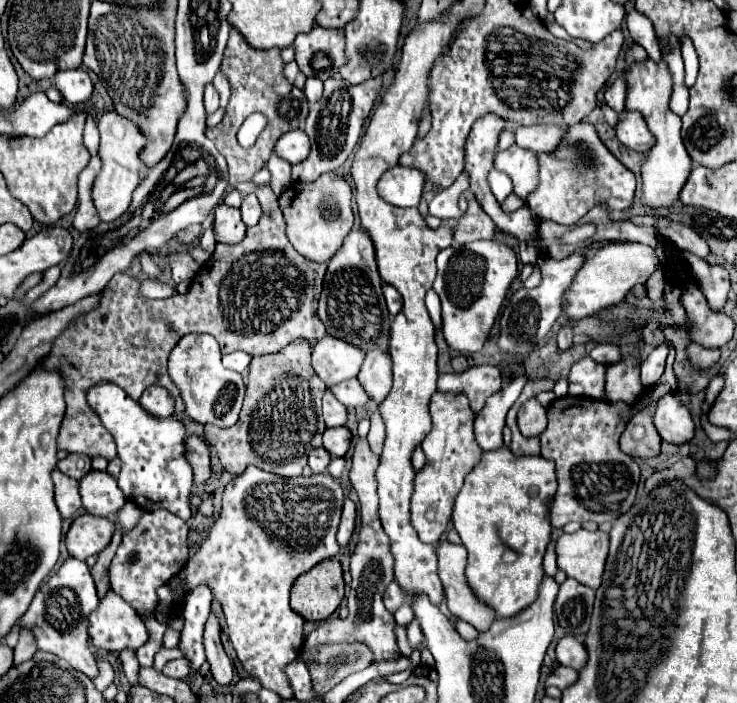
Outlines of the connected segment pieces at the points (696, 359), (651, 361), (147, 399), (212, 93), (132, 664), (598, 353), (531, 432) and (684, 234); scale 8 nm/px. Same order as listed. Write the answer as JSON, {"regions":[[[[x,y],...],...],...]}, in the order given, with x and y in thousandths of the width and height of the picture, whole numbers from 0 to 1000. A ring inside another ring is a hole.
{"regions":[[[[936,488],[934,491],[934,508],[936,508],[942,522],[958,525],[958,522],[966,522],[974,514],[977,496],[958,496],[958,494],[947,491],[947,488]]],[[[898,488],[896,494],[890,494],[890,496],[871,514],[871,539],[877,539],[874,545],[887,548],[887,545],[898,536],[906,499],[909,499],[906,488]]],[[[206,548],[201,550],[193,565],[190,565],[190,576],[204,585],[212,593],[231,593],[236,587],[236,568],[231,565],[231,559],[225,559],[223,550],[217,548]]],[[[282,118],[282,124],[277,127],[277,152],[281,162],[288,162],[296,155],[296,129],[288,118]]],[[[166,923],[160,929],[160,937],[166,943],[166,954],[174,963],[176,974],[190,974],[187,972],[187,949],[190,946],[187,946],[187,937],[185,937],[185,926],[182,923]]],[[[809,491],[801,499],[801,508],[809,511],[811,516],[817,516],[817,519],[828,519],[828,516],[836,516],[844,508],[844,502],[836,491]]],[[[716,568],[703,585],[703,607],[711,622],[730,622],[741,607],[741,582],[727,568]]],[[[893,312],[887,317],[887,323],[896,329],[896,334],[901,340],[906,340],[920,354],[936,357],[953,368],[958,368],[958,363],[963,360],[955,340],[950,340],[950,334],[944,334],[944,329],[939,329],[939,323],[928,323],[928,317],[920,317],[912,312]]]]}

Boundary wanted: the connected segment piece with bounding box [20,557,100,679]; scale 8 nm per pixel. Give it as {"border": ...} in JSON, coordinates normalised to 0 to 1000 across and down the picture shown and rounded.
{"border":[[[92,792],[84,807],[52,838],[43,861],[30,875],[27,889],[41,892],[49,903],[54,926],[68,926],[81,937],[90,937],[103,954],[128,966],[133,960],[130,937],[119,920],[119,875],[136,858],[128,835],[128,824],[114,798]]]}

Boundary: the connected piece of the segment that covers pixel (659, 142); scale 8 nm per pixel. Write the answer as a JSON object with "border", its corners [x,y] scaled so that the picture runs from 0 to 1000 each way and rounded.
{"border":[[[879,81],[874,90],[858,90],[855,98],[847,104],[847,115],[852,121],[847,155],[849,158],[868,158],[874,164],[879,183],[890,195],[890,206],[879,215],[877,232],[871,235],[871,289],[882,297],[906,294],[915,286],[920,286],[923,269],[928,266],[928,260],[939,243],[936,220],[925,203],[925,195],[923,195],[925,172],[906,152],[906,144],[912,135],[912,104],[909,104],[906,90],[901,84],[885,87]]]}

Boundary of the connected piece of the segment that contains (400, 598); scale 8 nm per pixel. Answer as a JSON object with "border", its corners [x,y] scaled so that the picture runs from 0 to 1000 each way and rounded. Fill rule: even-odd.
{"border":[[[532,826],[526,832],[526,838],[521,841],[521,863],[535,872],[545,858],[548,858],[548,841],[543,838],[543,832],[537,826]]]}

